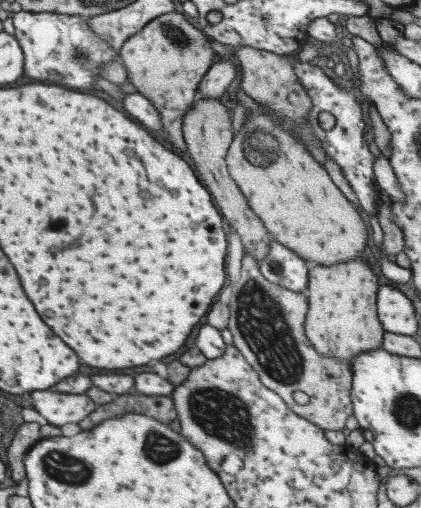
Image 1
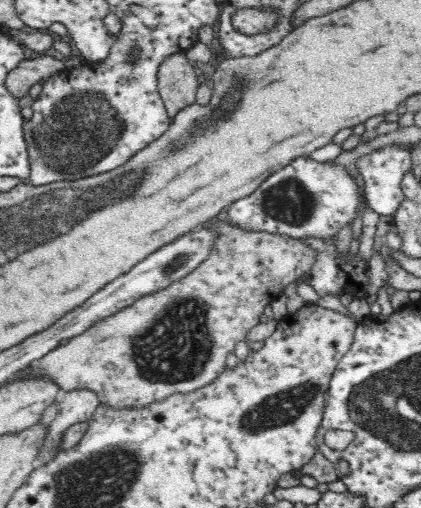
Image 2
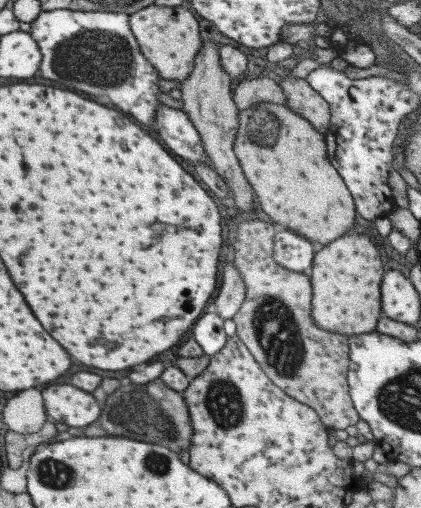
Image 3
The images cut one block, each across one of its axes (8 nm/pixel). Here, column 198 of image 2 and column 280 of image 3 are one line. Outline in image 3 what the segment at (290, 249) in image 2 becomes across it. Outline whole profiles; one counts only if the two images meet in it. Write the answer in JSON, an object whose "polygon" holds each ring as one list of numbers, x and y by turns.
{"polygon":[[262,215,256,219,242,221,235,232,232,263,239,271,245,285,245,298,232,316,235,323,235,336,249,350,267,378,293,400,312,408,319,420,330,430,343,430,358,421,358,414,352,405,346,374,349,364,348,338,319,330,310,313,311,283,307,273,298,273,279,266,272,257,273,235,277,227]]}

